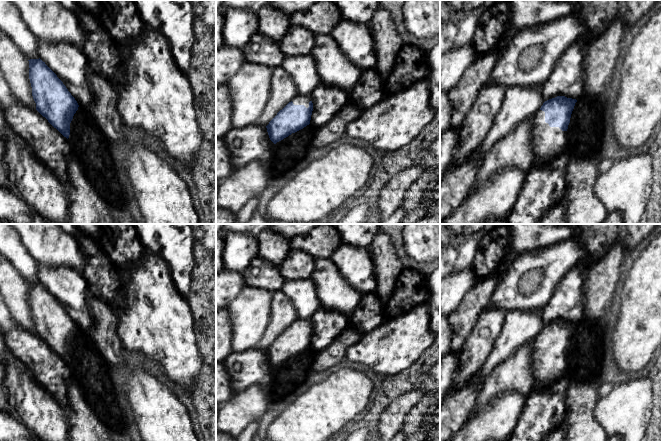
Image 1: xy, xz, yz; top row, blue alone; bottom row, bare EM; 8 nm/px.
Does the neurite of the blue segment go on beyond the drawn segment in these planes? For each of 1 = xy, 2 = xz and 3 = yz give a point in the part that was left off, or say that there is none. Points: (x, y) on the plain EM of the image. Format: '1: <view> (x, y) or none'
1: none
2: xz (304, 324)
3: yz (549, 366)

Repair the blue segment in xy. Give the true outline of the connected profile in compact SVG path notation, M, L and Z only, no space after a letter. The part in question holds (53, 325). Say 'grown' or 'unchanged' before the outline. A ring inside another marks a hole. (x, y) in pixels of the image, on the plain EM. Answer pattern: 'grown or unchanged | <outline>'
unchanged | M30 283L29 303L36 334L67 363L78 327L57 299L39 283Z

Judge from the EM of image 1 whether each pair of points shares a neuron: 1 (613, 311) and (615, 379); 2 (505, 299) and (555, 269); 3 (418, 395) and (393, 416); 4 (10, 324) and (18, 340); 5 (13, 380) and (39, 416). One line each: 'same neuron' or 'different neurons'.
1: same neuron
2: same neuron
3: same neuron
4: different neurons
5: same neuron

